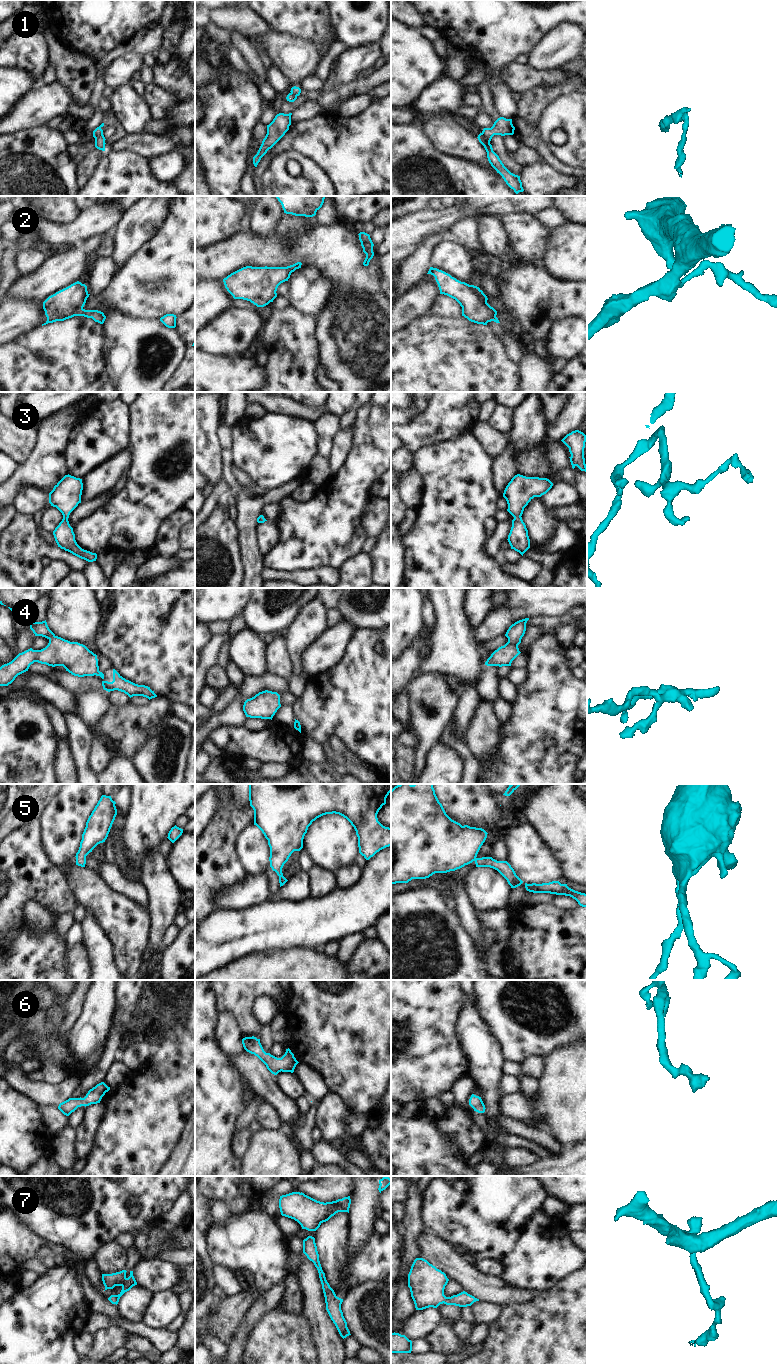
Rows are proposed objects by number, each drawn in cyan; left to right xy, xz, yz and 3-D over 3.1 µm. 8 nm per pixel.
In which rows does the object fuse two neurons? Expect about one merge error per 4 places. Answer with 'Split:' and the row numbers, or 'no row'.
Split: 1

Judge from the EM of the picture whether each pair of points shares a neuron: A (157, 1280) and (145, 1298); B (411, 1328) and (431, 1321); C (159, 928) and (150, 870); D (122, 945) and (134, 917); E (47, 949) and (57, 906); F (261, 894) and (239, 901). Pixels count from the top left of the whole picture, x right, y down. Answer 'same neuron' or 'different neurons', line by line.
A: different neurons
B: same neuron
C: same neuron
D: same neuron
E: different neurons
F: same neuron

